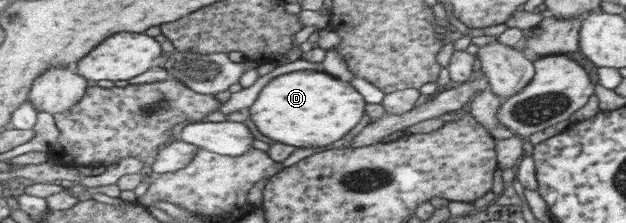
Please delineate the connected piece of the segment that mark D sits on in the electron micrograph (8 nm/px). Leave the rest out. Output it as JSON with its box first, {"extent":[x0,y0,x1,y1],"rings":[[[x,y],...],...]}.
{"extent":[246,71,364,149],"rings":[[[292,71],[278,75],[276,79],[268,81],[258,92],[255,101],[246,110],[248,118],[252,120],[258,133],[266,135],[274,142],[288,144],[292,147],[321,147],[323,149],[334,147],[334,141],[338,141],[342,135],[346,135],[362,117],[364,101],[356,93],[349,82],[338,80],[326,73],[314,71]]]}

